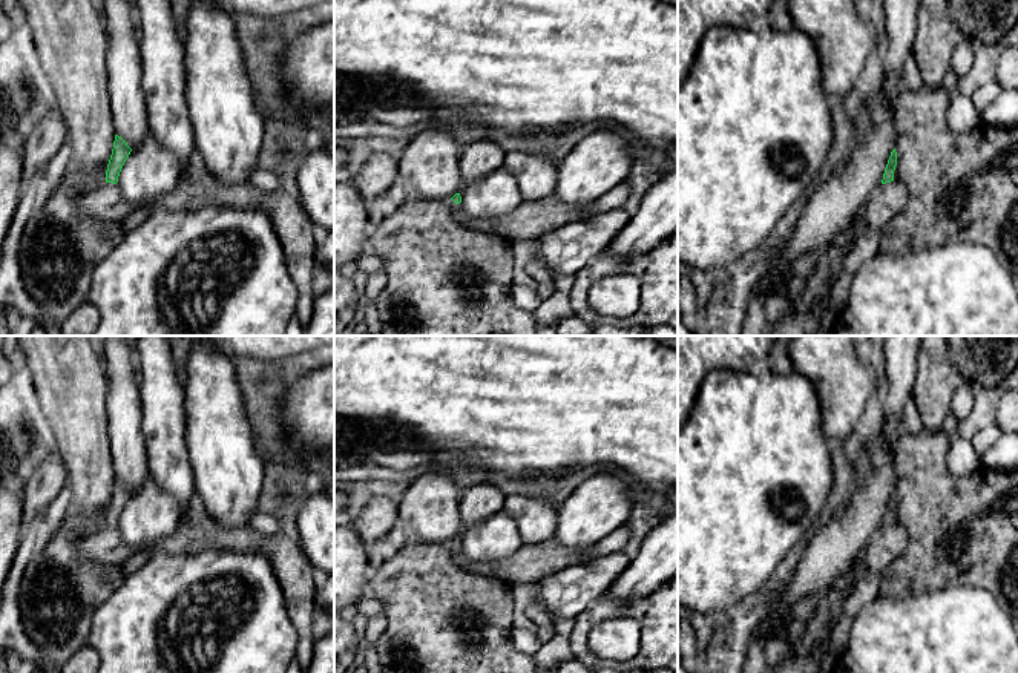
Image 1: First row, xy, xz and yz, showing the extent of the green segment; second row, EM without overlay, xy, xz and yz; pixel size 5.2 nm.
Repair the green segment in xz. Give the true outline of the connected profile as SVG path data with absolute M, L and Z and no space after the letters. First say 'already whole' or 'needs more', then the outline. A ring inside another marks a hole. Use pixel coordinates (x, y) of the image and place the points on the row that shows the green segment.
needs more; M455 193L446 201L452 218L468 227L478 231L495 233L514 241L540 239L547 231L553 230L560 224L583 219L583 215L592 204L567 205L555 195L550 195L540 201L521 201L521 204L512 212L497 219L471 219L461 212L461 196Z

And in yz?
needs more; M894 149L888 159L882 185L874 192L865 210L865 218L869 228L880 230L897 213L900 213L908 202L906 185L894 178L895 166L897 152Z

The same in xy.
needs more; M115 135L112 155L106 170L106 181L100 187L77 198L77 210L81 216L107 222L121 222L136 210L136 207L121 198L117 184L120 172L130 152L132 149L127 143L121 136Z

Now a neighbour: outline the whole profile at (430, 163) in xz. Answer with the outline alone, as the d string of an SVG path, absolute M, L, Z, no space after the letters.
M432 126L422 130L397 158L400 181L417 190L423 199L448 201L463 187L460 153L448 127Z

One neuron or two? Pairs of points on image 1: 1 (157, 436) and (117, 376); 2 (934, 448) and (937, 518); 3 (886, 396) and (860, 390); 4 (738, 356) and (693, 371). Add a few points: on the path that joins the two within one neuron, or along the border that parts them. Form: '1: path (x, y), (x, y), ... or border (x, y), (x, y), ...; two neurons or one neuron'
1: path (144, 420), (140, 416), (137, 396), (132, 391); one neuron
2: path (934, 465), (934, 502); one neuron
3: border (880, 390), (876, 396); two neurons
4: path (727, 356), (709, 356), (704, 361); one neuron

